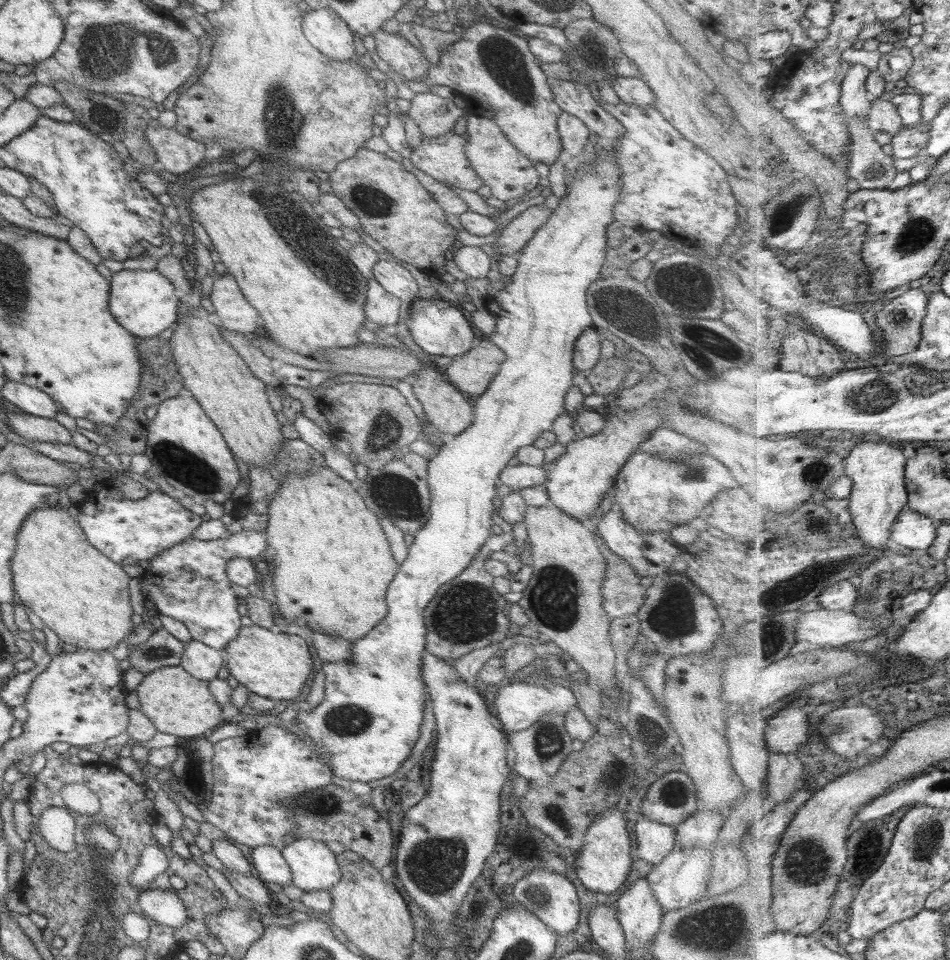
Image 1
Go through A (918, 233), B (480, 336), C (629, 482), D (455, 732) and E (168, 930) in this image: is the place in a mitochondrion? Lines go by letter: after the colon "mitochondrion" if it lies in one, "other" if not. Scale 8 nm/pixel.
A: mitochondrion
B: other
C: other
D: other
E: other

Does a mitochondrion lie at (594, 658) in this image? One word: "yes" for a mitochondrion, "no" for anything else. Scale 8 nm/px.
no

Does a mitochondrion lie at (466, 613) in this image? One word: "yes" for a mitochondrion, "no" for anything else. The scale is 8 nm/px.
yes

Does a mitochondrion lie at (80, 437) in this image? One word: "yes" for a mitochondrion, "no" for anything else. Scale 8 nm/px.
no

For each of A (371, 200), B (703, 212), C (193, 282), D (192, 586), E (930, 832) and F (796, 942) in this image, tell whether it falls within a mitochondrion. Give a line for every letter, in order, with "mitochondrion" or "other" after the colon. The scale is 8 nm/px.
A: mitochondrion
B: other
C: other
D: other
E: mitochondrion
F: other

